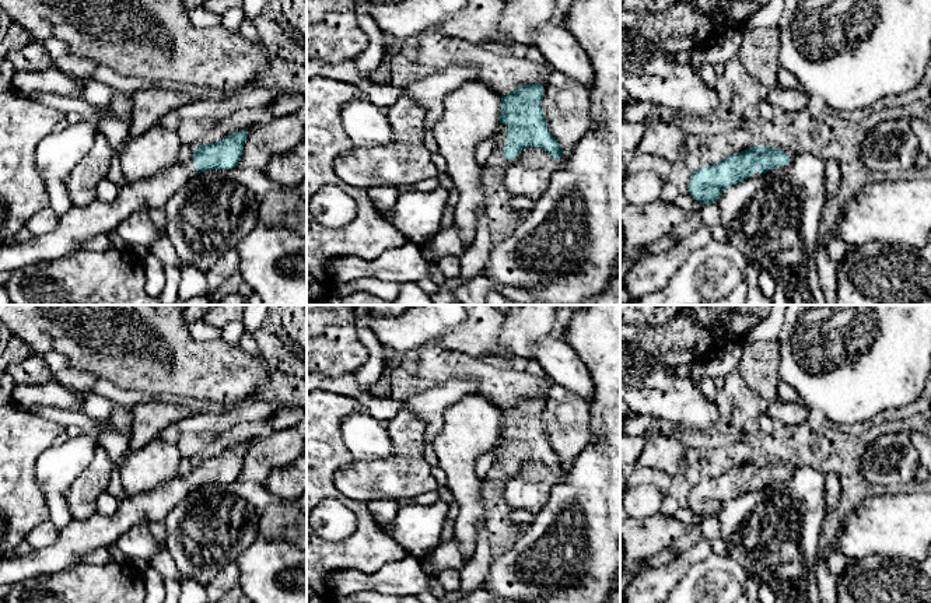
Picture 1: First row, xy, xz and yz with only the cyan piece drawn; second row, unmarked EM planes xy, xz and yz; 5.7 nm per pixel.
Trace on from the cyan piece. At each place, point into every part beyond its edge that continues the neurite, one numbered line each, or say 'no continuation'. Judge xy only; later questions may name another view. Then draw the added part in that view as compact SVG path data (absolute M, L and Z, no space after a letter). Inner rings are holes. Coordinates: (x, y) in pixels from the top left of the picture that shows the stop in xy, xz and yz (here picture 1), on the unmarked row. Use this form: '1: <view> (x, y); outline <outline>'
1: xy (77, 537); outline M193 473L179 474L147 494L119 502L113 515L95 513L88 519L71 519L59 529L57 539L25 555L0 558L0 585L63 571L99 547L109 547L136 525L164 522L169 511L199 485Z

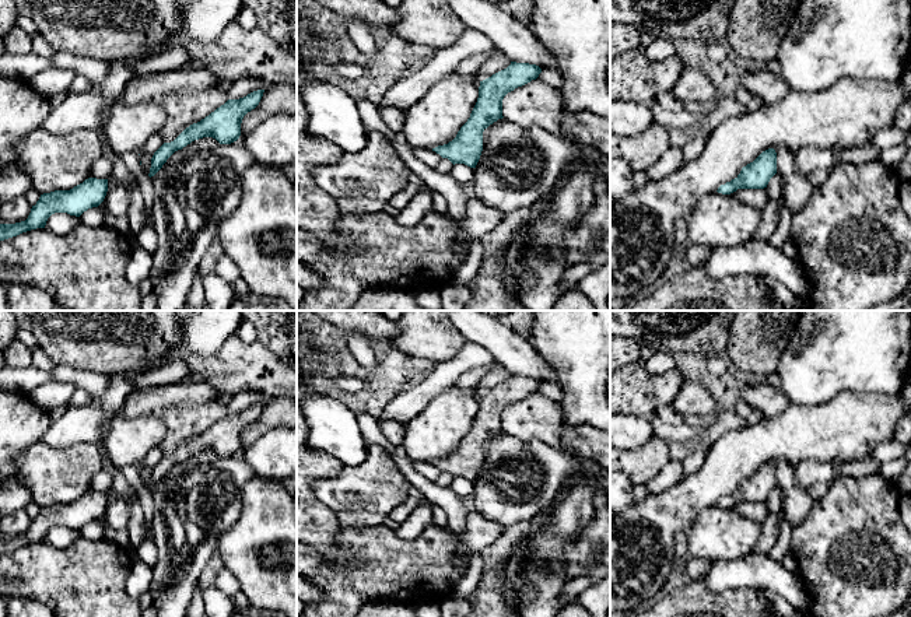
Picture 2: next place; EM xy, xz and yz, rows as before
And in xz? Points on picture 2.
no continuation

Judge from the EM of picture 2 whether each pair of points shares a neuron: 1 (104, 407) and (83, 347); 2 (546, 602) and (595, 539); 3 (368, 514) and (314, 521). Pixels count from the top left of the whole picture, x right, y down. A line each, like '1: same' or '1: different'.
1: different
2: different
3: different

